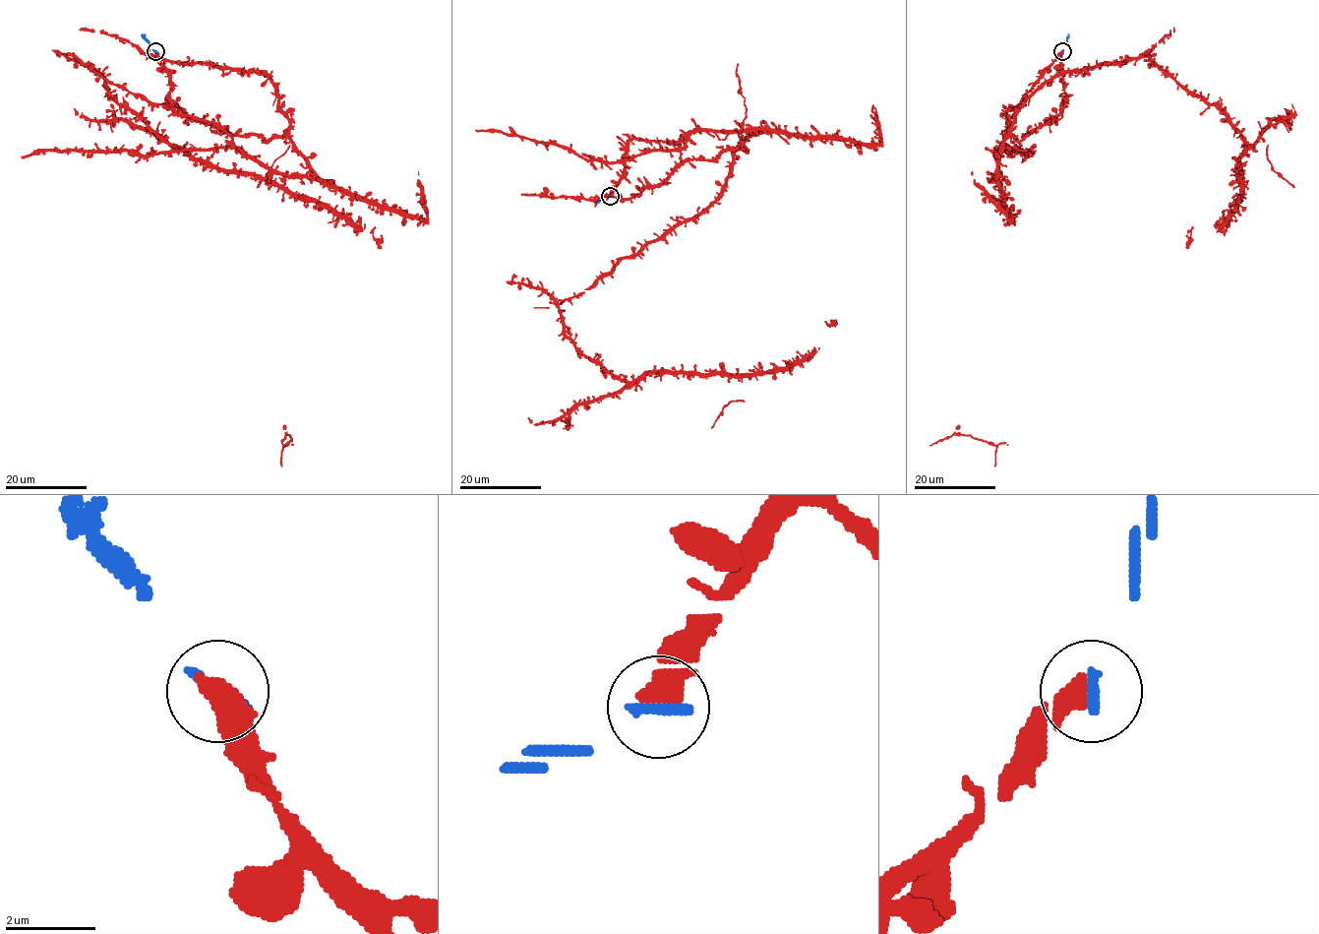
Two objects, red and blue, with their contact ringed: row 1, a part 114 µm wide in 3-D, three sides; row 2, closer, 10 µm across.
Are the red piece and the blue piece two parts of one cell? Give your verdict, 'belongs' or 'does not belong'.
belongs

